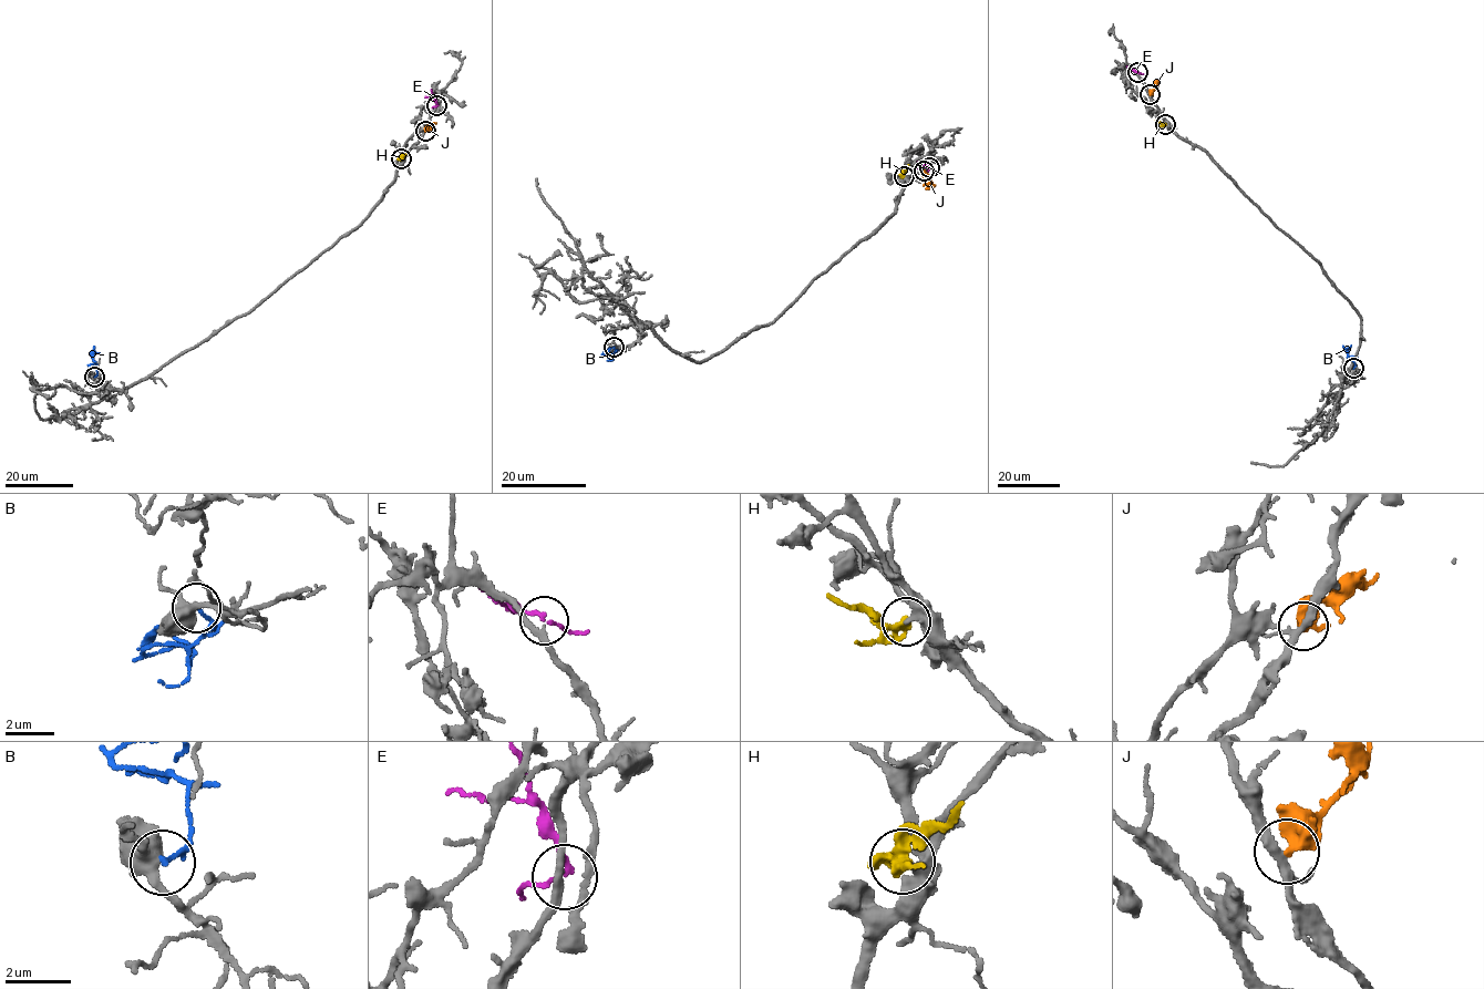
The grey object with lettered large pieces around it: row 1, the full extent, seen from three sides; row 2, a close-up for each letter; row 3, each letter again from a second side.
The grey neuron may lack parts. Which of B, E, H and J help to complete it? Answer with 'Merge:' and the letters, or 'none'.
Merge: none

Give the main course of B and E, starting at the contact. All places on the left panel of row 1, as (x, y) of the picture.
B: (94, 377), (96, 364), (92, 354), (100, 352)
E: (438, 105), (433, 99), (424, 98)

